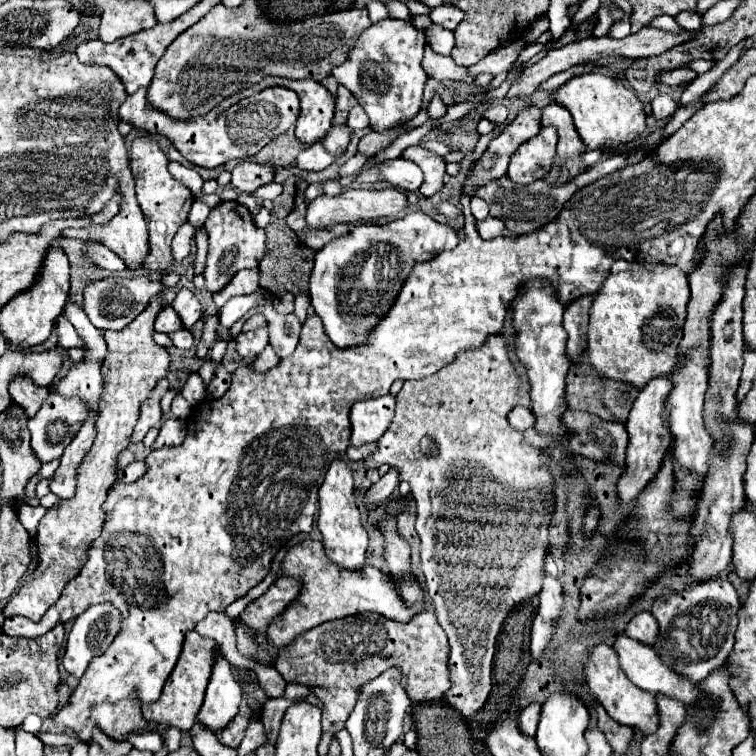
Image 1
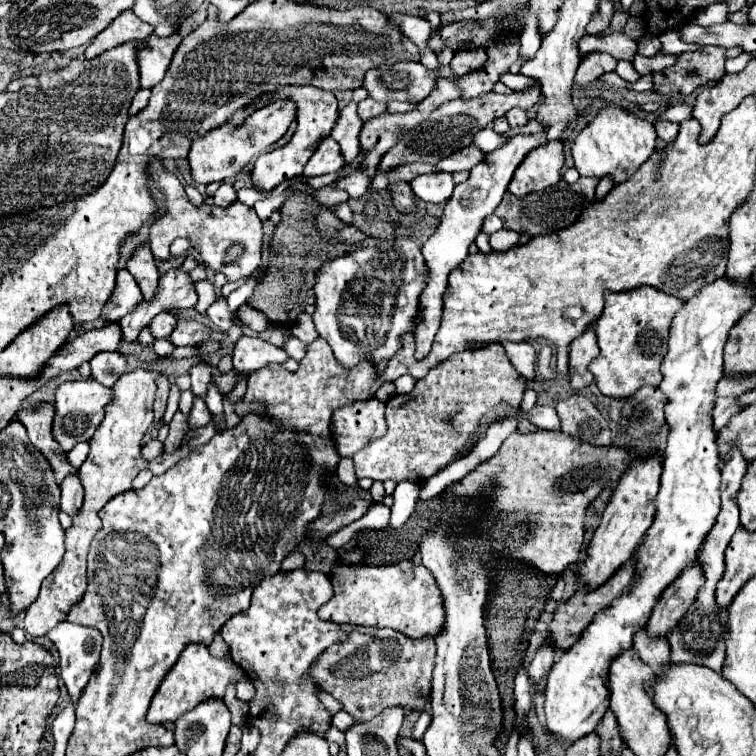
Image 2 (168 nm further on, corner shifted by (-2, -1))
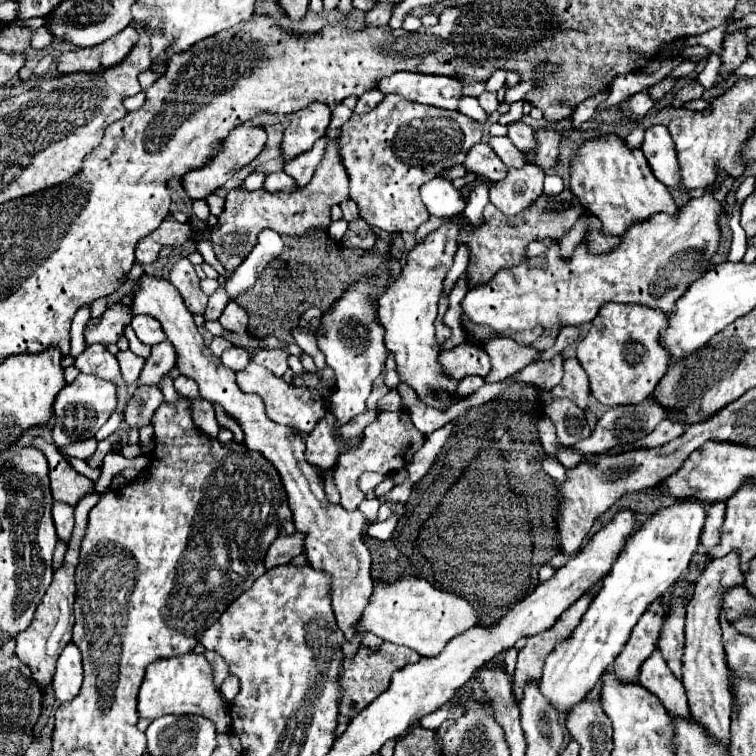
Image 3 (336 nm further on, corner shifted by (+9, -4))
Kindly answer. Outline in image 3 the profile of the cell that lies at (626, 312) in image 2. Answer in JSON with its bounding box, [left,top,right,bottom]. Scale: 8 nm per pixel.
[577,304,669,406]

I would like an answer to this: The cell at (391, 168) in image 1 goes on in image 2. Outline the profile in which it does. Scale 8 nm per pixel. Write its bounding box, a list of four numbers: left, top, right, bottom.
[412,173,454,203]

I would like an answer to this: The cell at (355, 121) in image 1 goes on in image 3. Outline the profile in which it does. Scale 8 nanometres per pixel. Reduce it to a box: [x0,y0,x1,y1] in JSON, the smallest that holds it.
[353,90,383,114]

